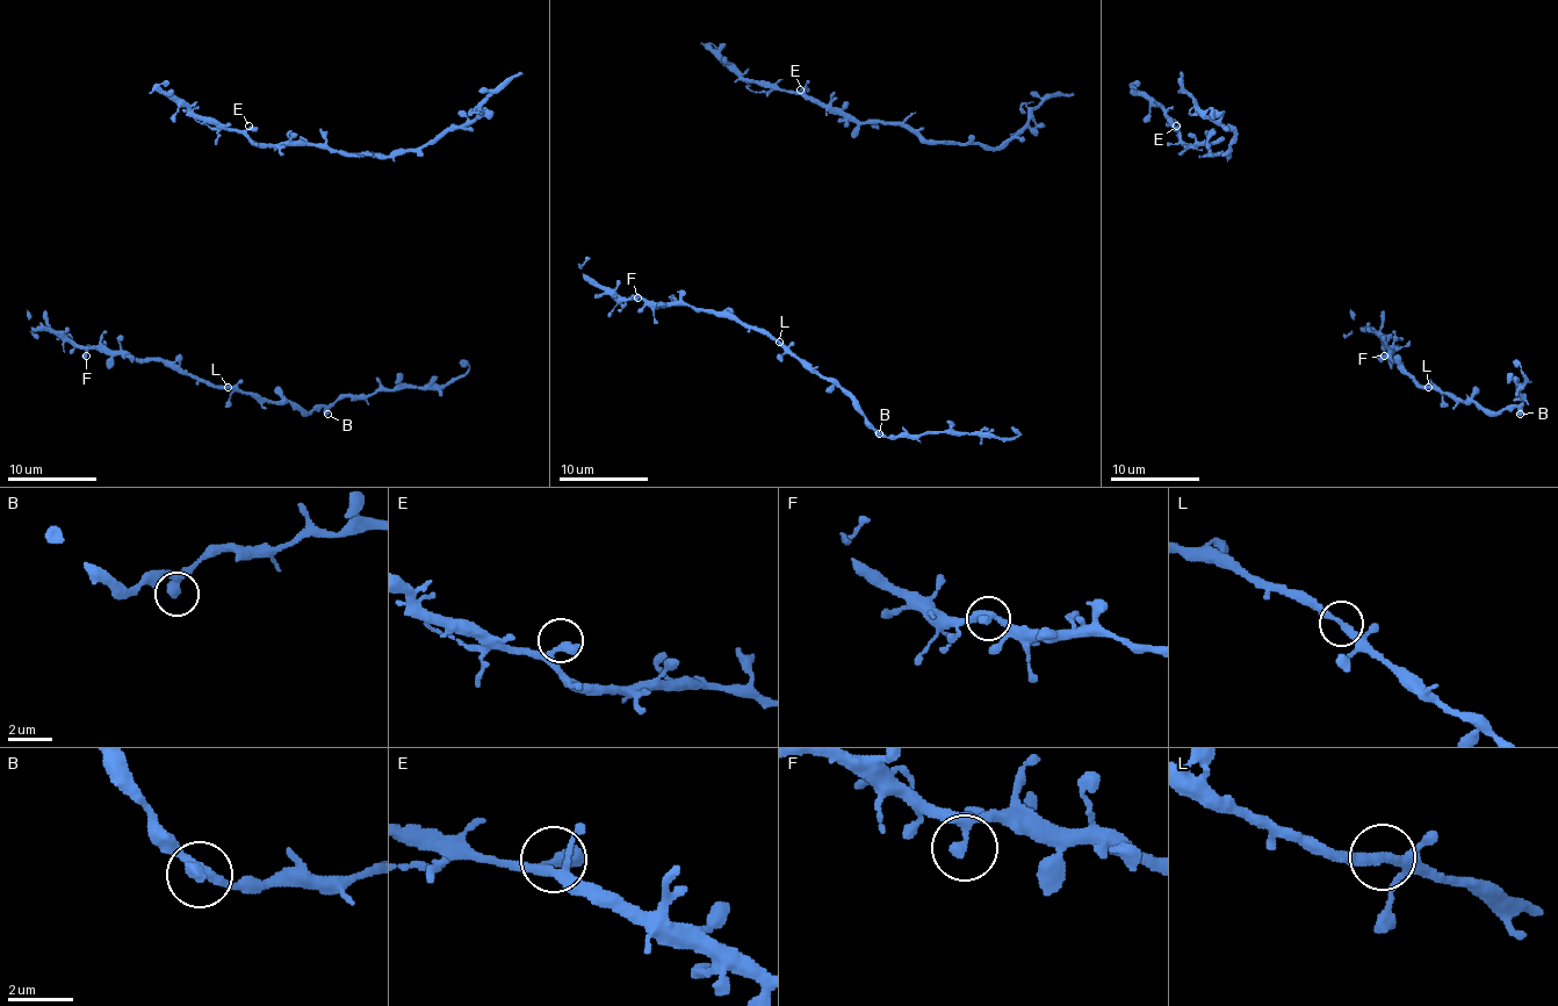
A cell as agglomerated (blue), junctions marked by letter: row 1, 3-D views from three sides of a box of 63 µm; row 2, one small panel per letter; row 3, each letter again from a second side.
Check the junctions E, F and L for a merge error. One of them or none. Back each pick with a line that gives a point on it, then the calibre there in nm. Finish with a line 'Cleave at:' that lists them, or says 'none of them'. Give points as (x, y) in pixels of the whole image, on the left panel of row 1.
Cleave at: none of them

